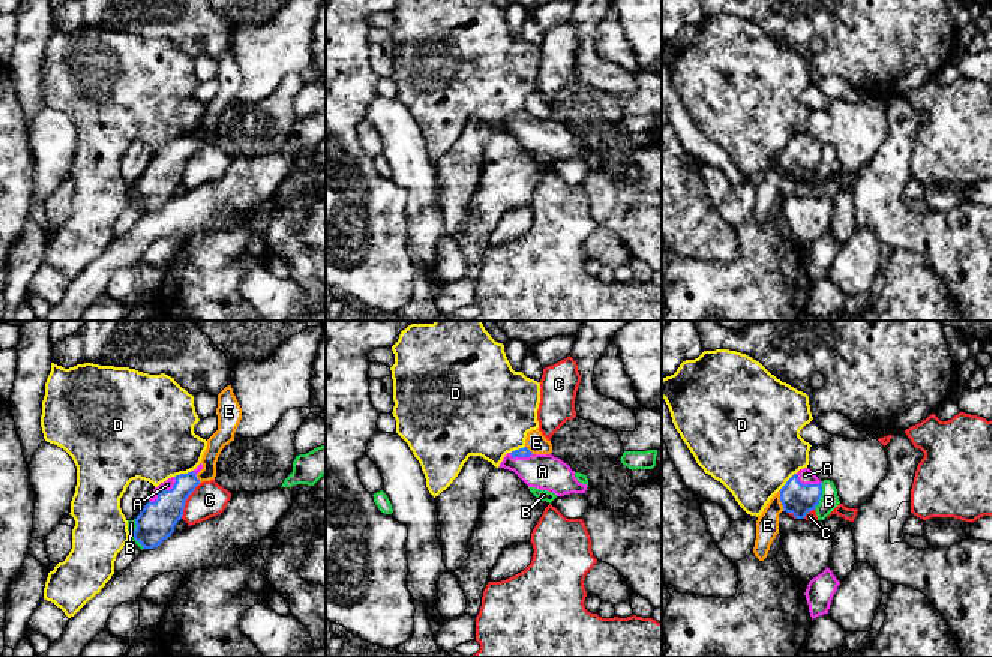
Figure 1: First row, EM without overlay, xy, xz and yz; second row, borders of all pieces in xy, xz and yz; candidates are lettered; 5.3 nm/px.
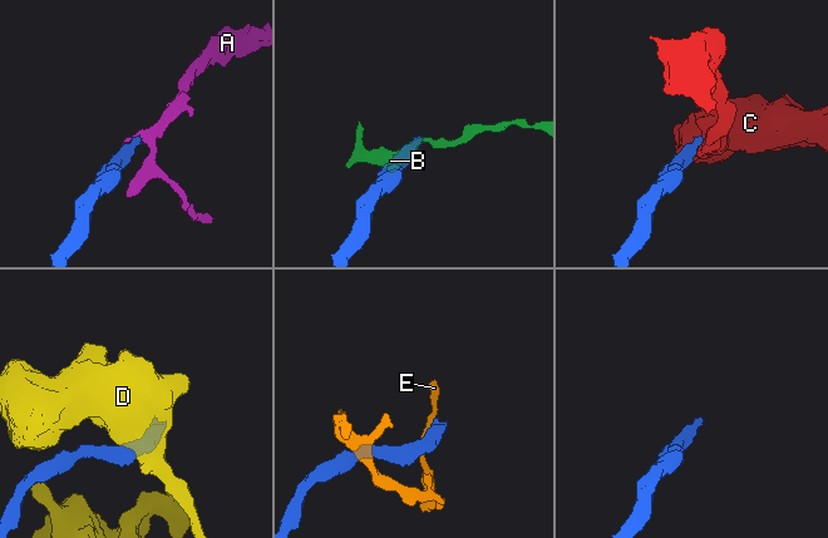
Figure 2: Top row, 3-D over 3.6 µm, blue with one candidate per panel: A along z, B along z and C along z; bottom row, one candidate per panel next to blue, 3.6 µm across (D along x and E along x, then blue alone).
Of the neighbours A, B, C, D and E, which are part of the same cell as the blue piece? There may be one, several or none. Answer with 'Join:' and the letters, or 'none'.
Join: A

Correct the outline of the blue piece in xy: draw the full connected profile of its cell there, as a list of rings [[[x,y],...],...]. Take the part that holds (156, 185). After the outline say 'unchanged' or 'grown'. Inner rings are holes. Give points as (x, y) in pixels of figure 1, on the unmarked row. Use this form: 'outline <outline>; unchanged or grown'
outline [[[200,128],[194,135],[168,142],[153,153],[153,158],[140,178],[135,182],[134,204],[143,213],[161,210],[173,196],[183,180],[188,160],[200,148],[197,138],[203,134]]]; grown

